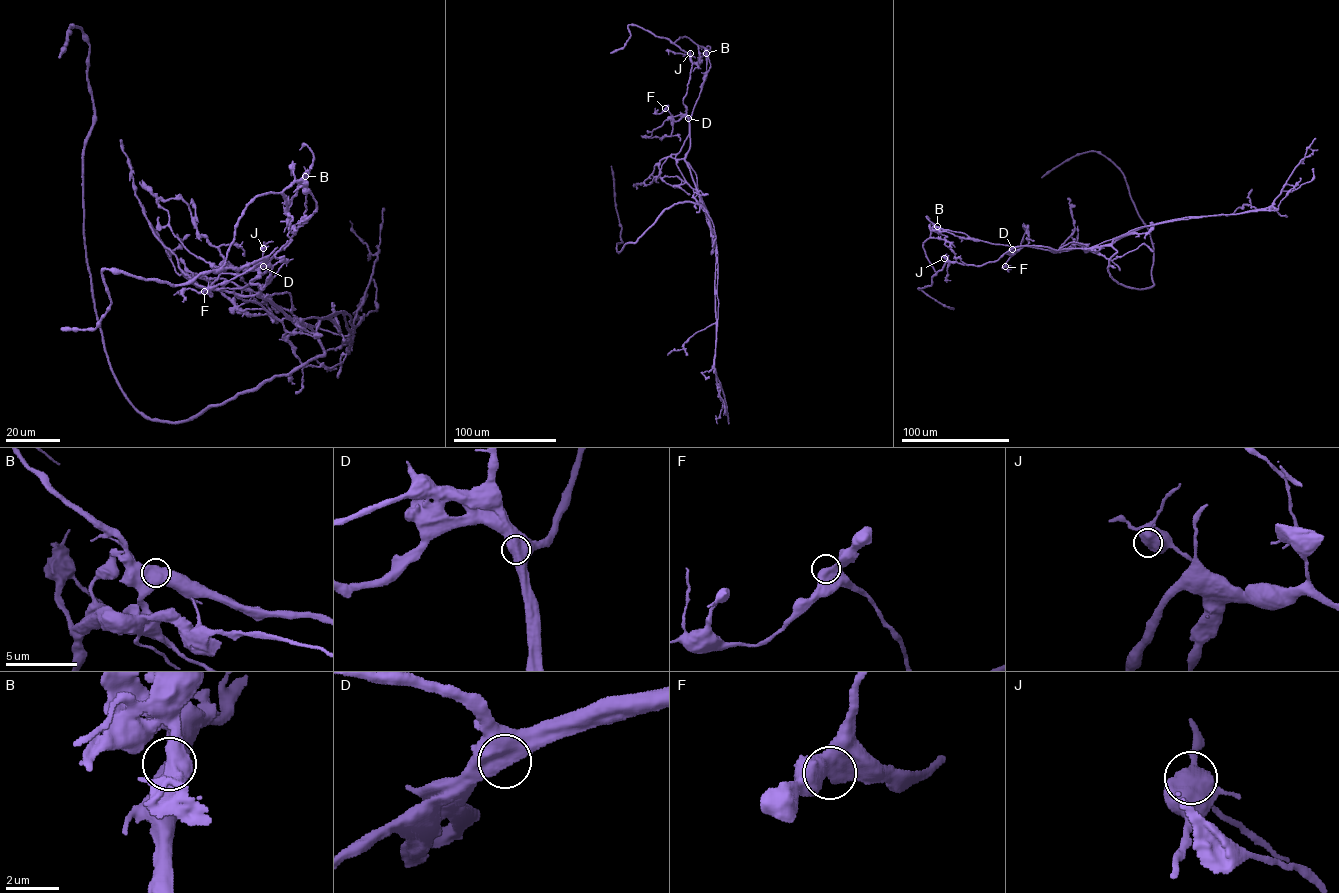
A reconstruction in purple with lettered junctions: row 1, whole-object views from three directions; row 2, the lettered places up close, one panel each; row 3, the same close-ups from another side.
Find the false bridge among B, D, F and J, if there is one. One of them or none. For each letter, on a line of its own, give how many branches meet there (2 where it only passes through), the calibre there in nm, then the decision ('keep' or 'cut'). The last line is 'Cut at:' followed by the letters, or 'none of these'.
B: branches 1; calibre 800 nm; keep
D: branches 1; calibre 900 nm; cut
F: branches 1; calibre 850 nm; keep
J: branches 1; calibre 850 nm; keep
Cut at: D

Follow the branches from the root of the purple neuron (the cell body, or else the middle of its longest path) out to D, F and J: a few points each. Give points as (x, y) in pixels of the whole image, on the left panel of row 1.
D: (311, 360), (324, 354), (314, 331), (259, 296), (271, 278), (268, 264), (263, 266)
F: (311, 360), (324, 354), (314, 331), (259, 296), (271, 278), (268, 264), (241, 274), (222, 273), (204, 291)
J: (311, 360), (324, 354), (314, 331), (259, 296), (268, 264), (250, 283), (263, 288), (271, 272), (263, 248)

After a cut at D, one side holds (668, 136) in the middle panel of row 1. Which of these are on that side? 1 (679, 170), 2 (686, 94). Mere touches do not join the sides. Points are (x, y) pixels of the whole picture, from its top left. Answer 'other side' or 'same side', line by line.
1: other side
2: other side

